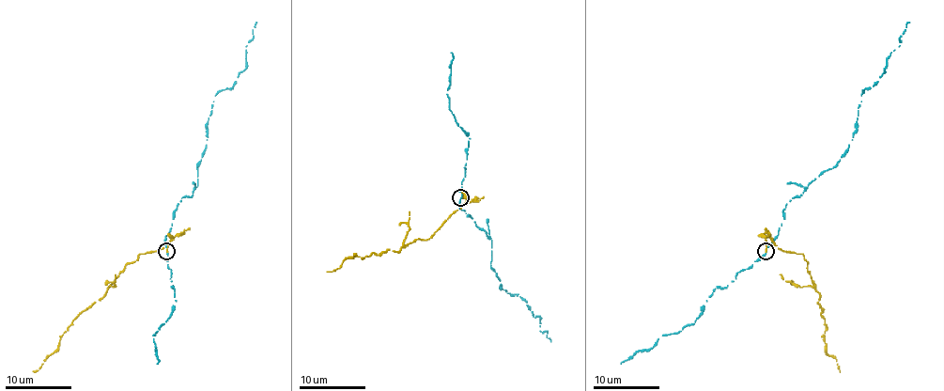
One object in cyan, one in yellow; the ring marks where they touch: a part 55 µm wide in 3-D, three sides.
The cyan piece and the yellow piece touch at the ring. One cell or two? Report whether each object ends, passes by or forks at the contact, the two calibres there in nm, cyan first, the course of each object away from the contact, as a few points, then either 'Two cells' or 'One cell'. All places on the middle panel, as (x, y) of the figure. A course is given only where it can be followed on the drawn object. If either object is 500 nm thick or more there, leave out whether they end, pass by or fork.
At the ring cyan ends. At the ring yellow ends. Thickness 180 nm (cyan) against 170 nm. Course of cyan: (461, 197), (459, 208), (491, 240), (491, 268), (501, 288), (524, 301), (551, 341). Course of yellow: (461, 197), (466, 197), (461, 208), (427, 240), (414, 240), (398, 251), (347, 258), (340, 268), (326, 271). Two cells

